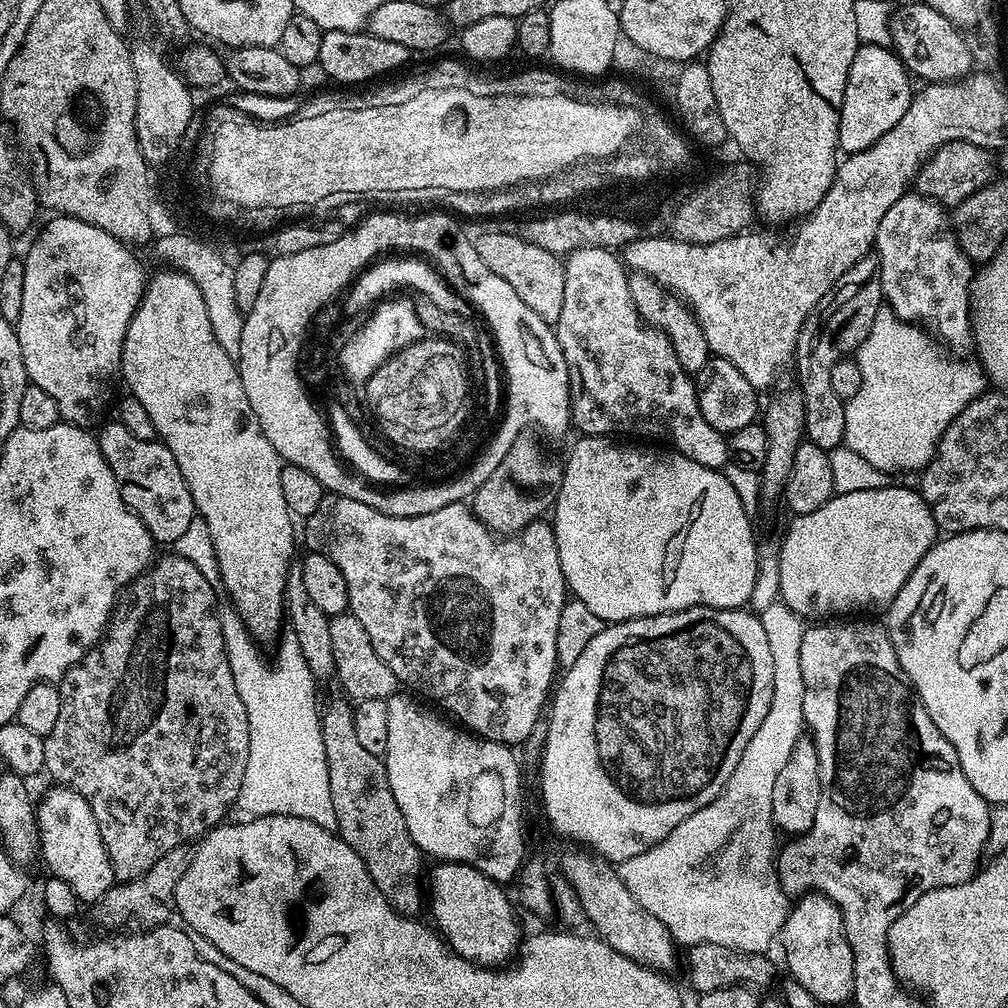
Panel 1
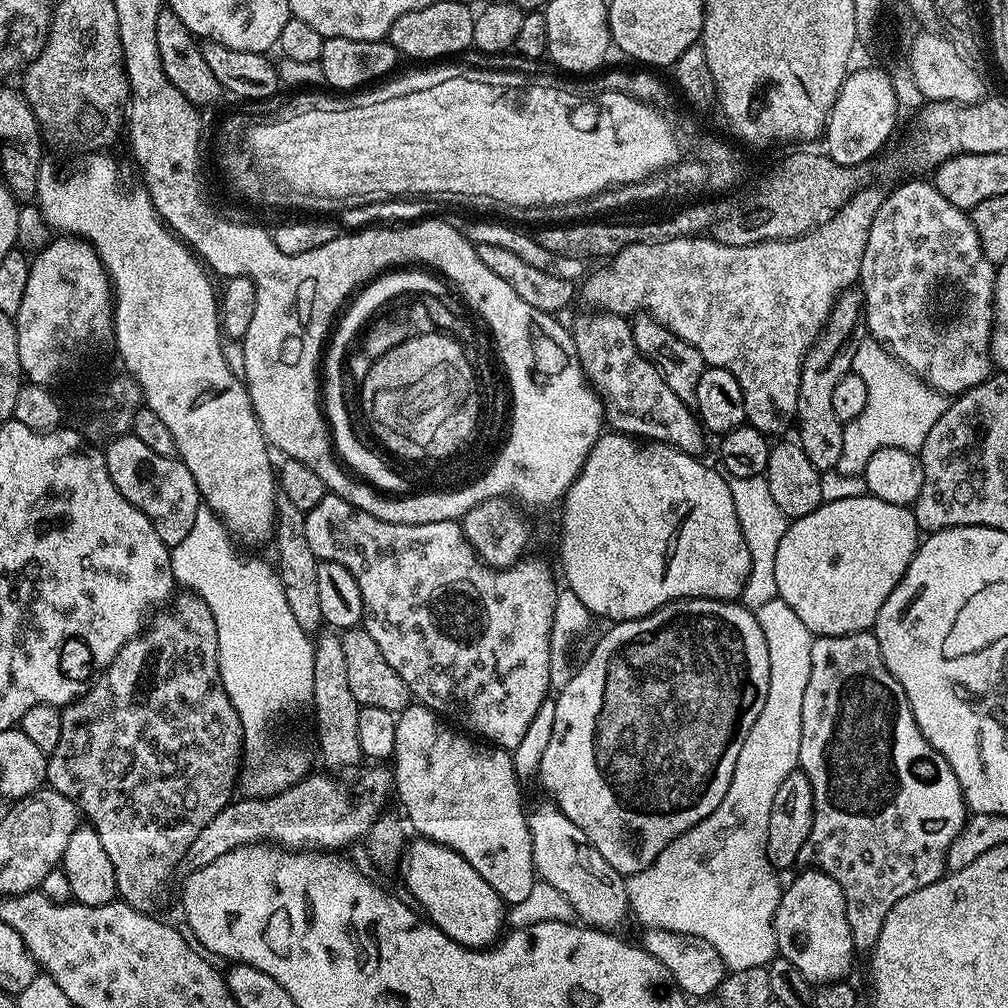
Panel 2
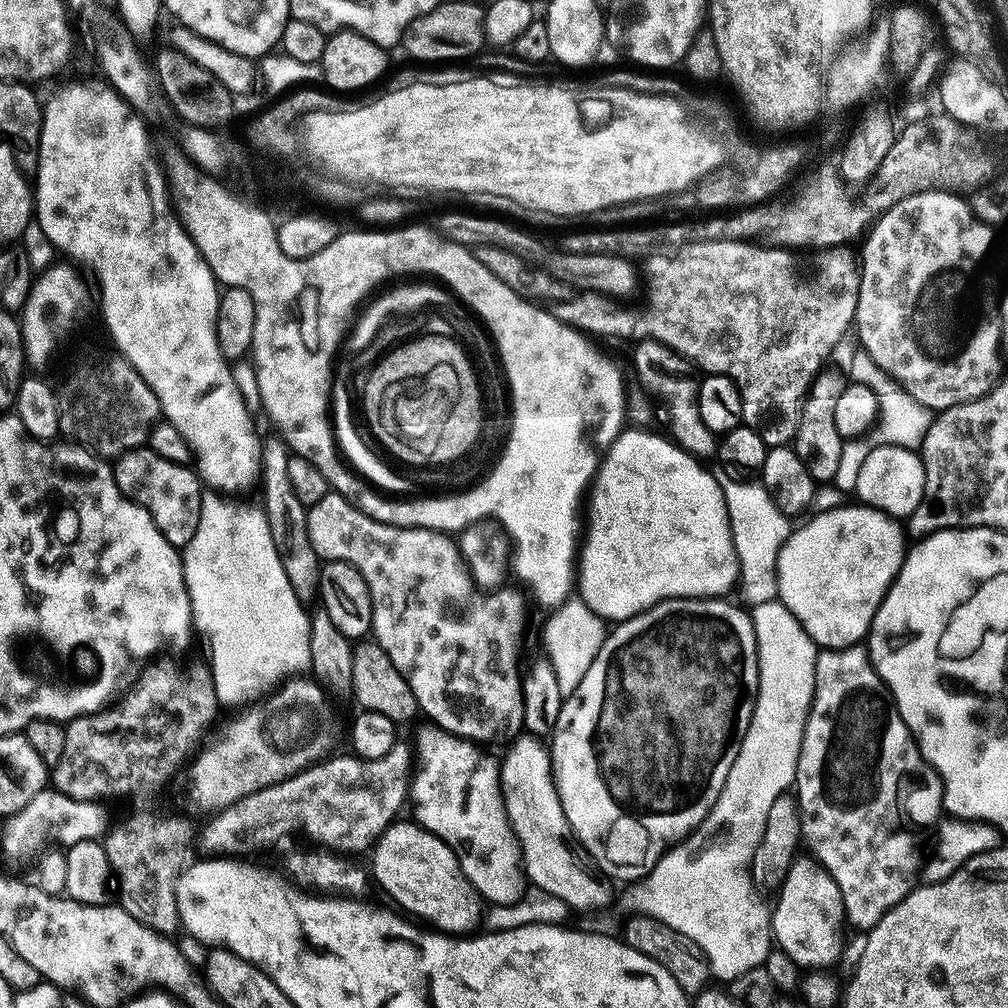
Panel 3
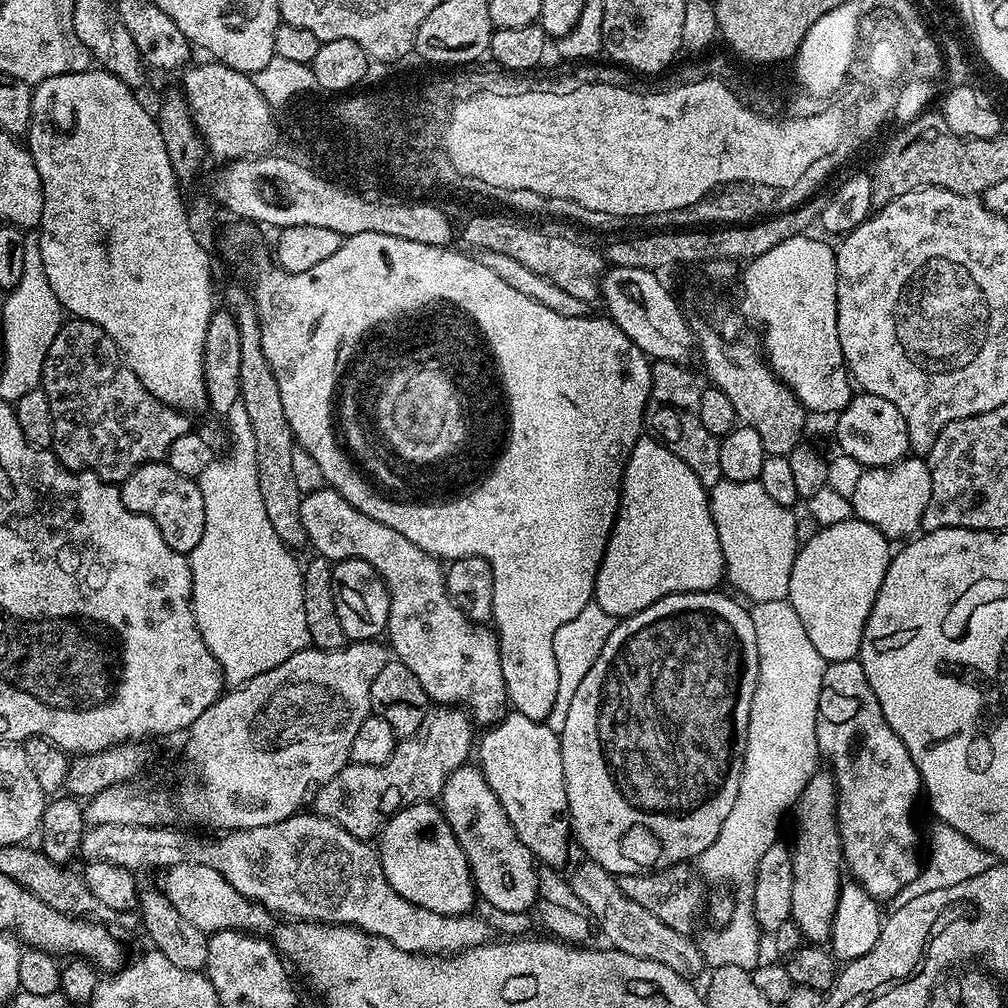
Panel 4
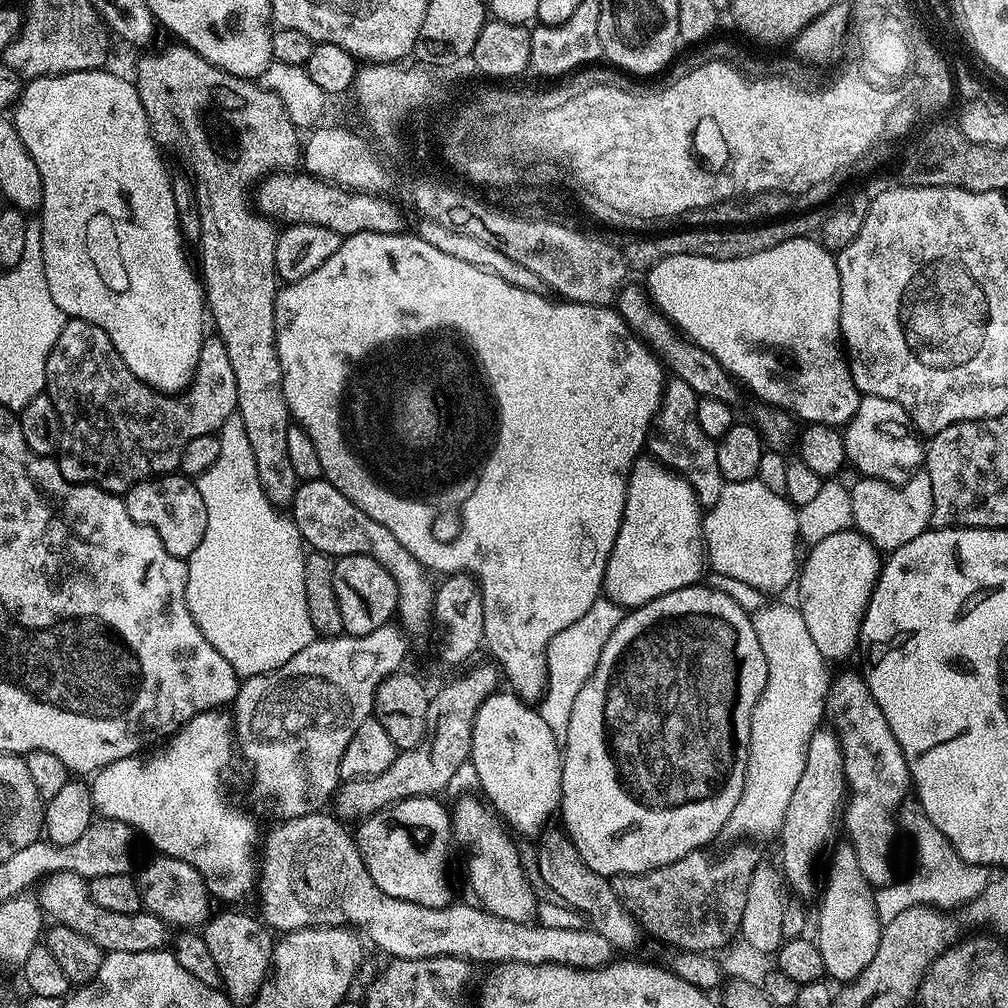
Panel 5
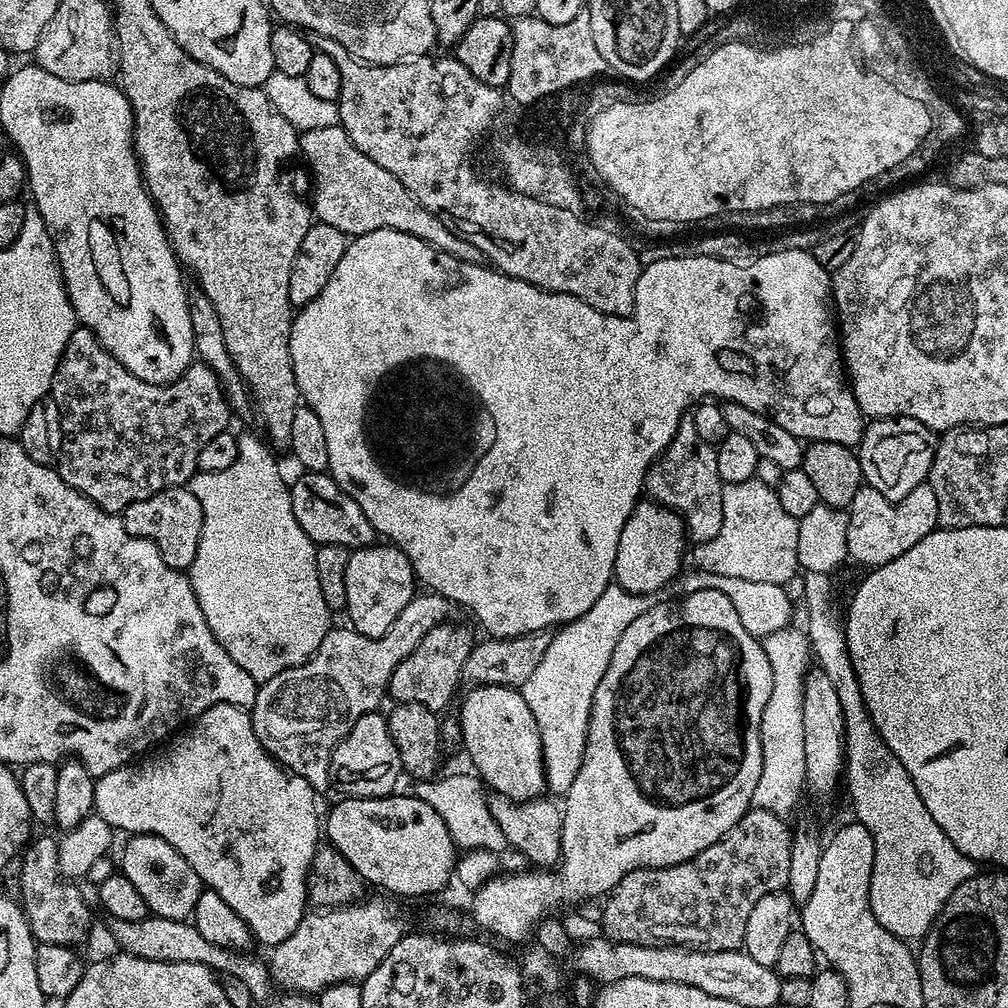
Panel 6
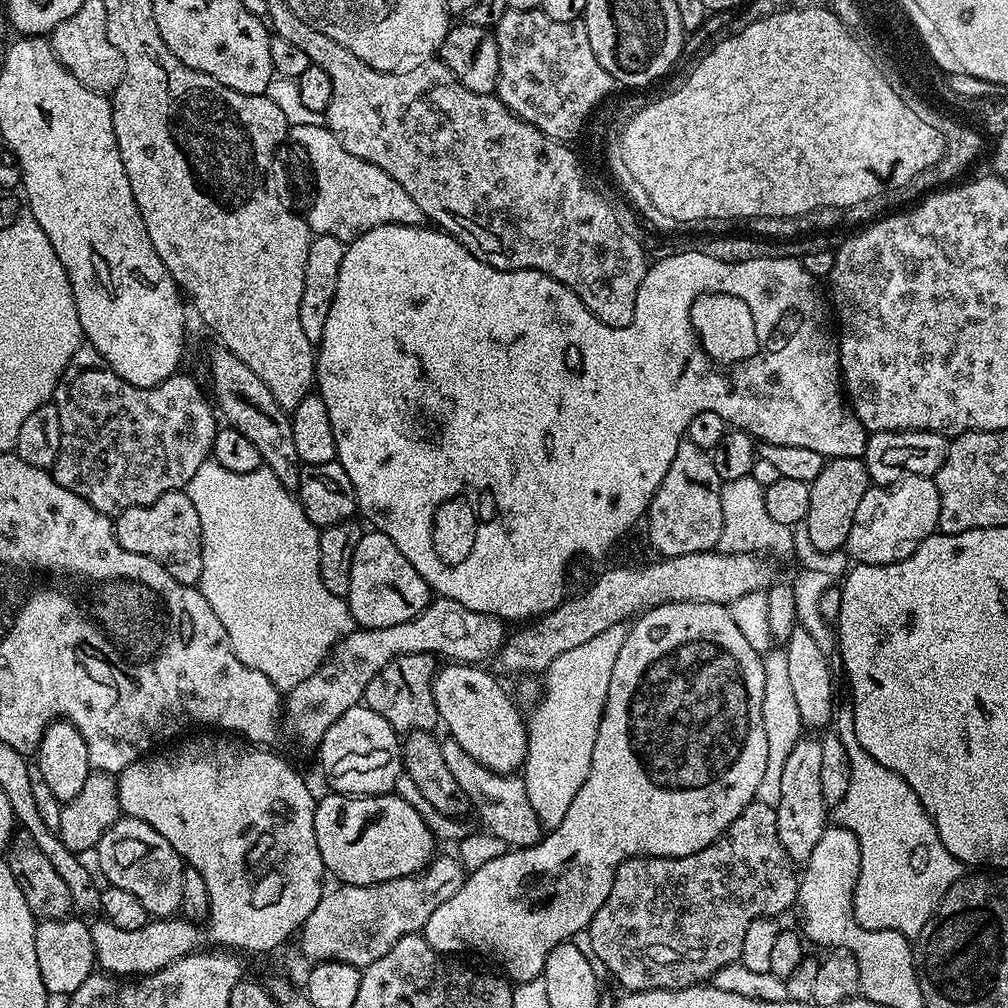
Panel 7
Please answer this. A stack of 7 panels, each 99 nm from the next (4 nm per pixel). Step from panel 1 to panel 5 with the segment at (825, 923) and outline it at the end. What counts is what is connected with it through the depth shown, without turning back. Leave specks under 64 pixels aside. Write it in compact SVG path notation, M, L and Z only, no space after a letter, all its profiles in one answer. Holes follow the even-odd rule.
M820 726L810 738L810 746L806 750L806 766L802 769L802 778L798 778L798 787L794 790L793 797L790 798L786 818L778 833L781 844L780 852L784 855L782 871L785 880L793 889L811 886L812 863L824 851L827 853L830 845L837 839L836 827L838 829L841 827L842 813L845 808L846 781L840 739L836 737L836 733L831 727Z

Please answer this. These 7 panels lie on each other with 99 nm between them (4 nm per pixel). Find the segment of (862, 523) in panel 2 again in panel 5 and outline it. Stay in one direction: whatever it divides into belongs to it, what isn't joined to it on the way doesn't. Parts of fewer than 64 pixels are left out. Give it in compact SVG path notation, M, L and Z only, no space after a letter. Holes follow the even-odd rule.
M857 530L832 534L807 551L808 557L805 560L803 557L798 572L800 613L806 618L806 630L810 630L814 646L818 646L825 660L844 660L852 651L857 651L860 623L882 567L881 553Z

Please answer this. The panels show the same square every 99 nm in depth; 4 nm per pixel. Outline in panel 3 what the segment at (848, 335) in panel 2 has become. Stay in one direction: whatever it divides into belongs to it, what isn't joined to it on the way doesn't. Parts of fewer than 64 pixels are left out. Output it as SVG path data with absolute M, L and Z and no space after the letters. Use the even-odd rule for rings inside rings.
M825 367L815 373L814 379L800 407L800 421L794 447L802 466L806 468L812 480L817 485L835 481L838 474L838 461L842 459L842 446L846 443L845 437L838 434L838 426L834 426L834 409L842 390L846 390L850 383L849 377L844 376L836 368Z

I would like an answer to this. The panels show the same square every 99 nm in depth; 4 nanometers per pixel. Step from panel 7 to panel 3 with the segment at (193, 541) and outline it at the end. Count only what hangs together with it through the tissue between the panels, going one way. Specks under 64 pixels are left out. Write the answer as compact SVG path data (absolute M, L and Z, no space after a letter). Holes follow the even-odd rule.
M147 446L115 457L114 471L118 490L122 490L124 497L142 506L142 510L154 518L154 526L162 530L162 538L166 538L166 542L183 550L190 538L194 538L194 530L198 530L198 518L202 514L205 489L199 475L188 464L169 462Z

